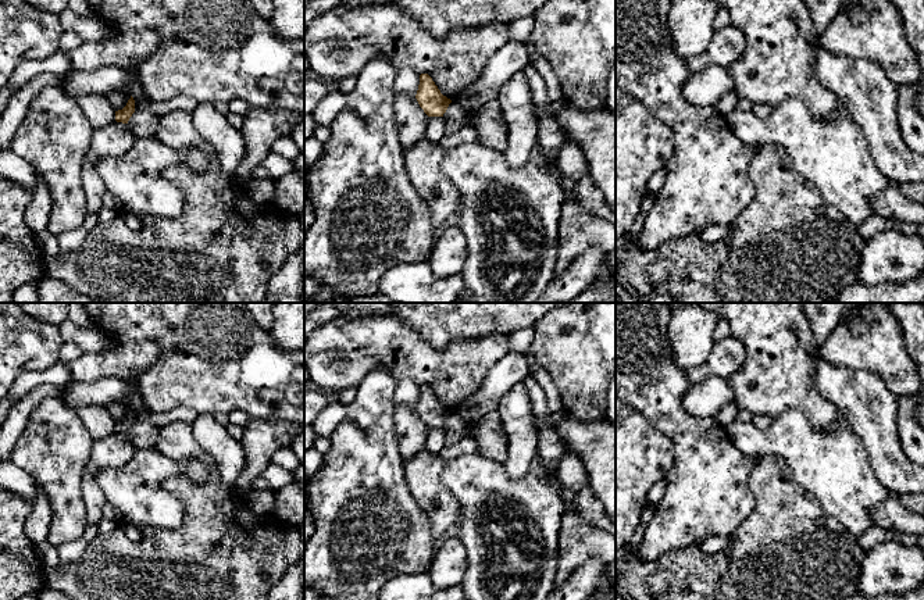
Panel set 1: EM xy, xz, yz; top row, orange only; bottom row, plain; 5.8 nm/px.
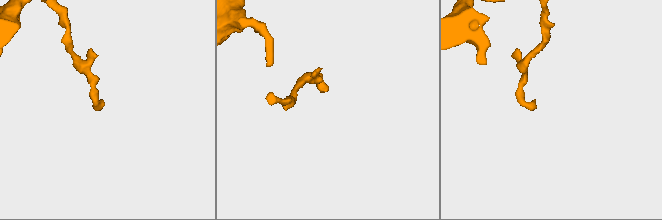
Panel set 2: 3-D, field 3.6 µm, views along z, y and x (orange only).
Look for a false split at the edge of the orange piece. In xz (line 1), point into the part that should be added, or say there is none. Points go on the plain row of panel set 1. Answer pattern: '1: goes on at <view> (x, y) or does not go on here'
1: does not go on here

